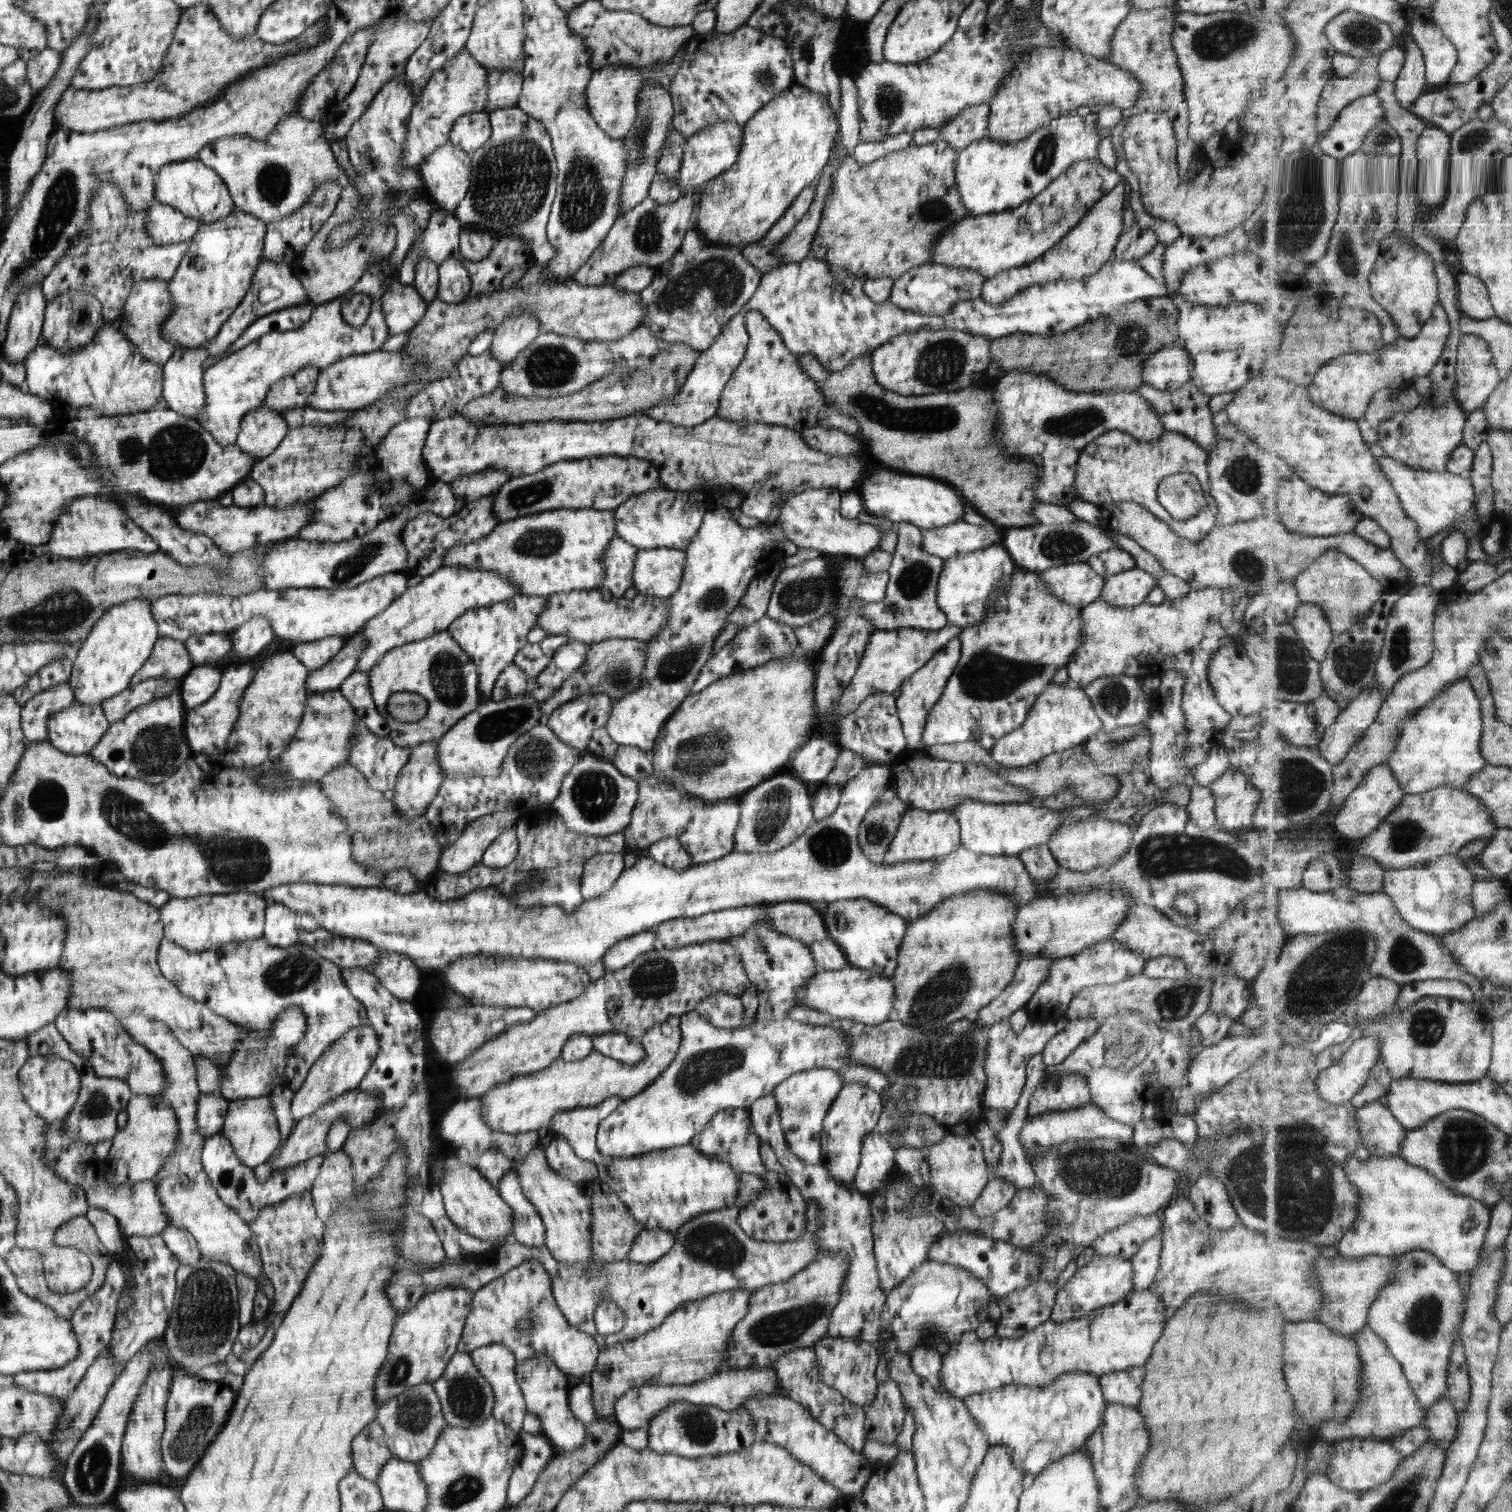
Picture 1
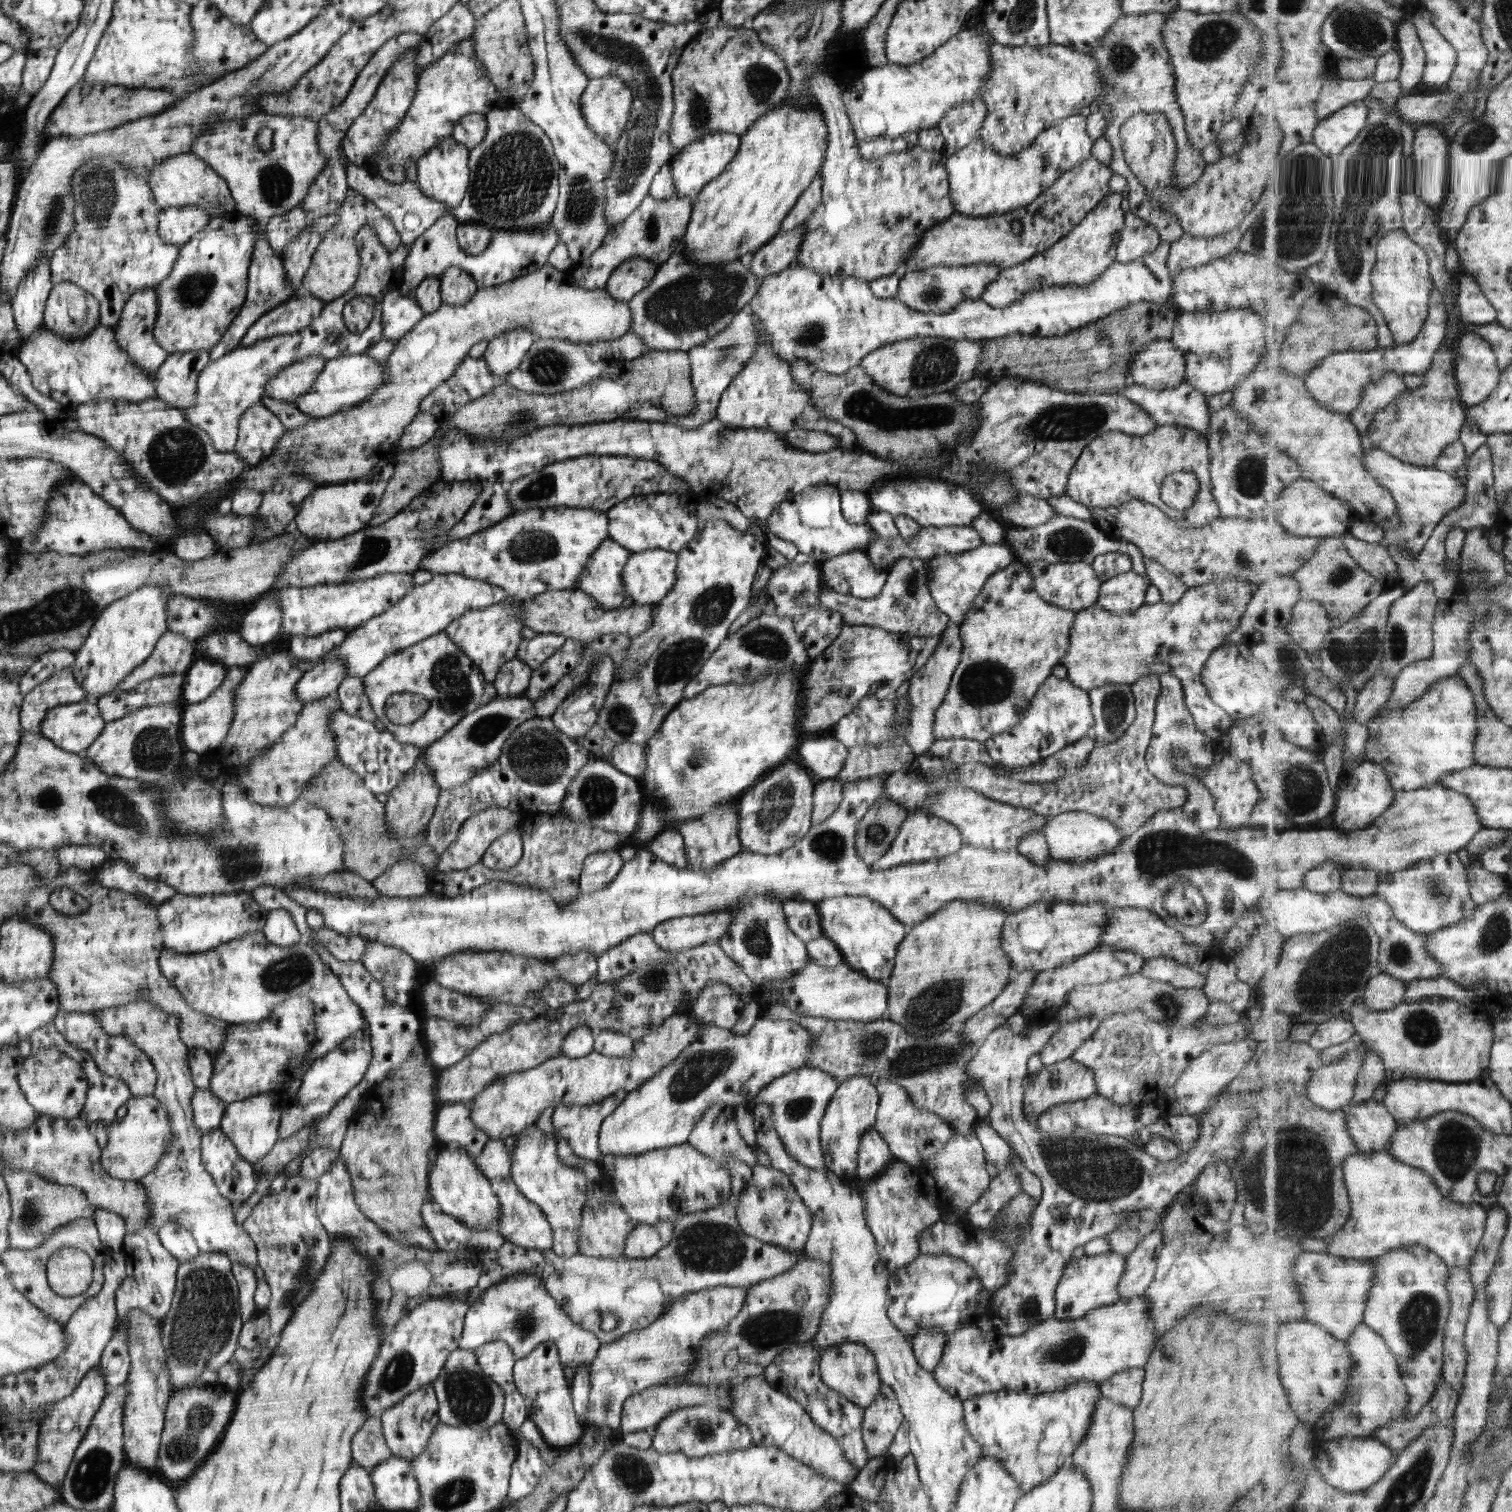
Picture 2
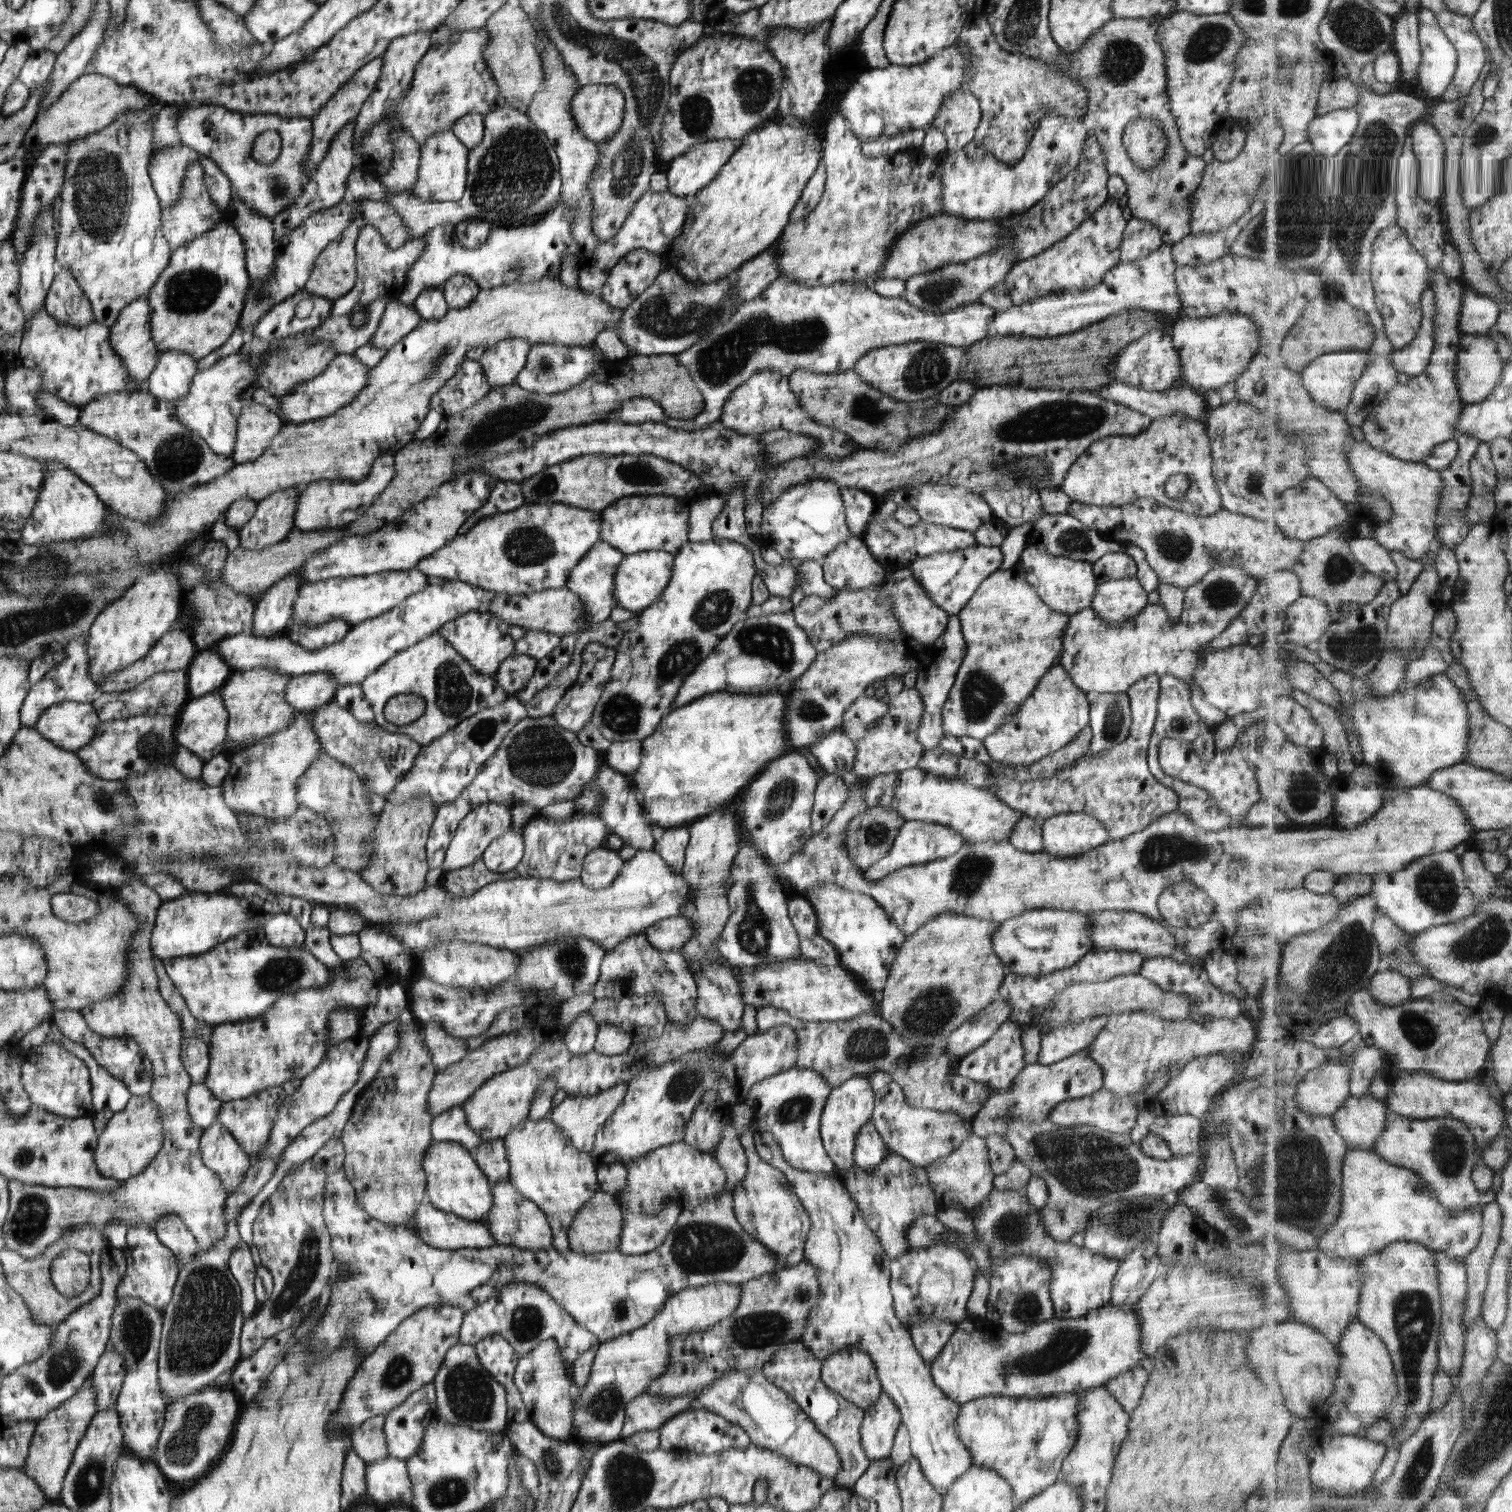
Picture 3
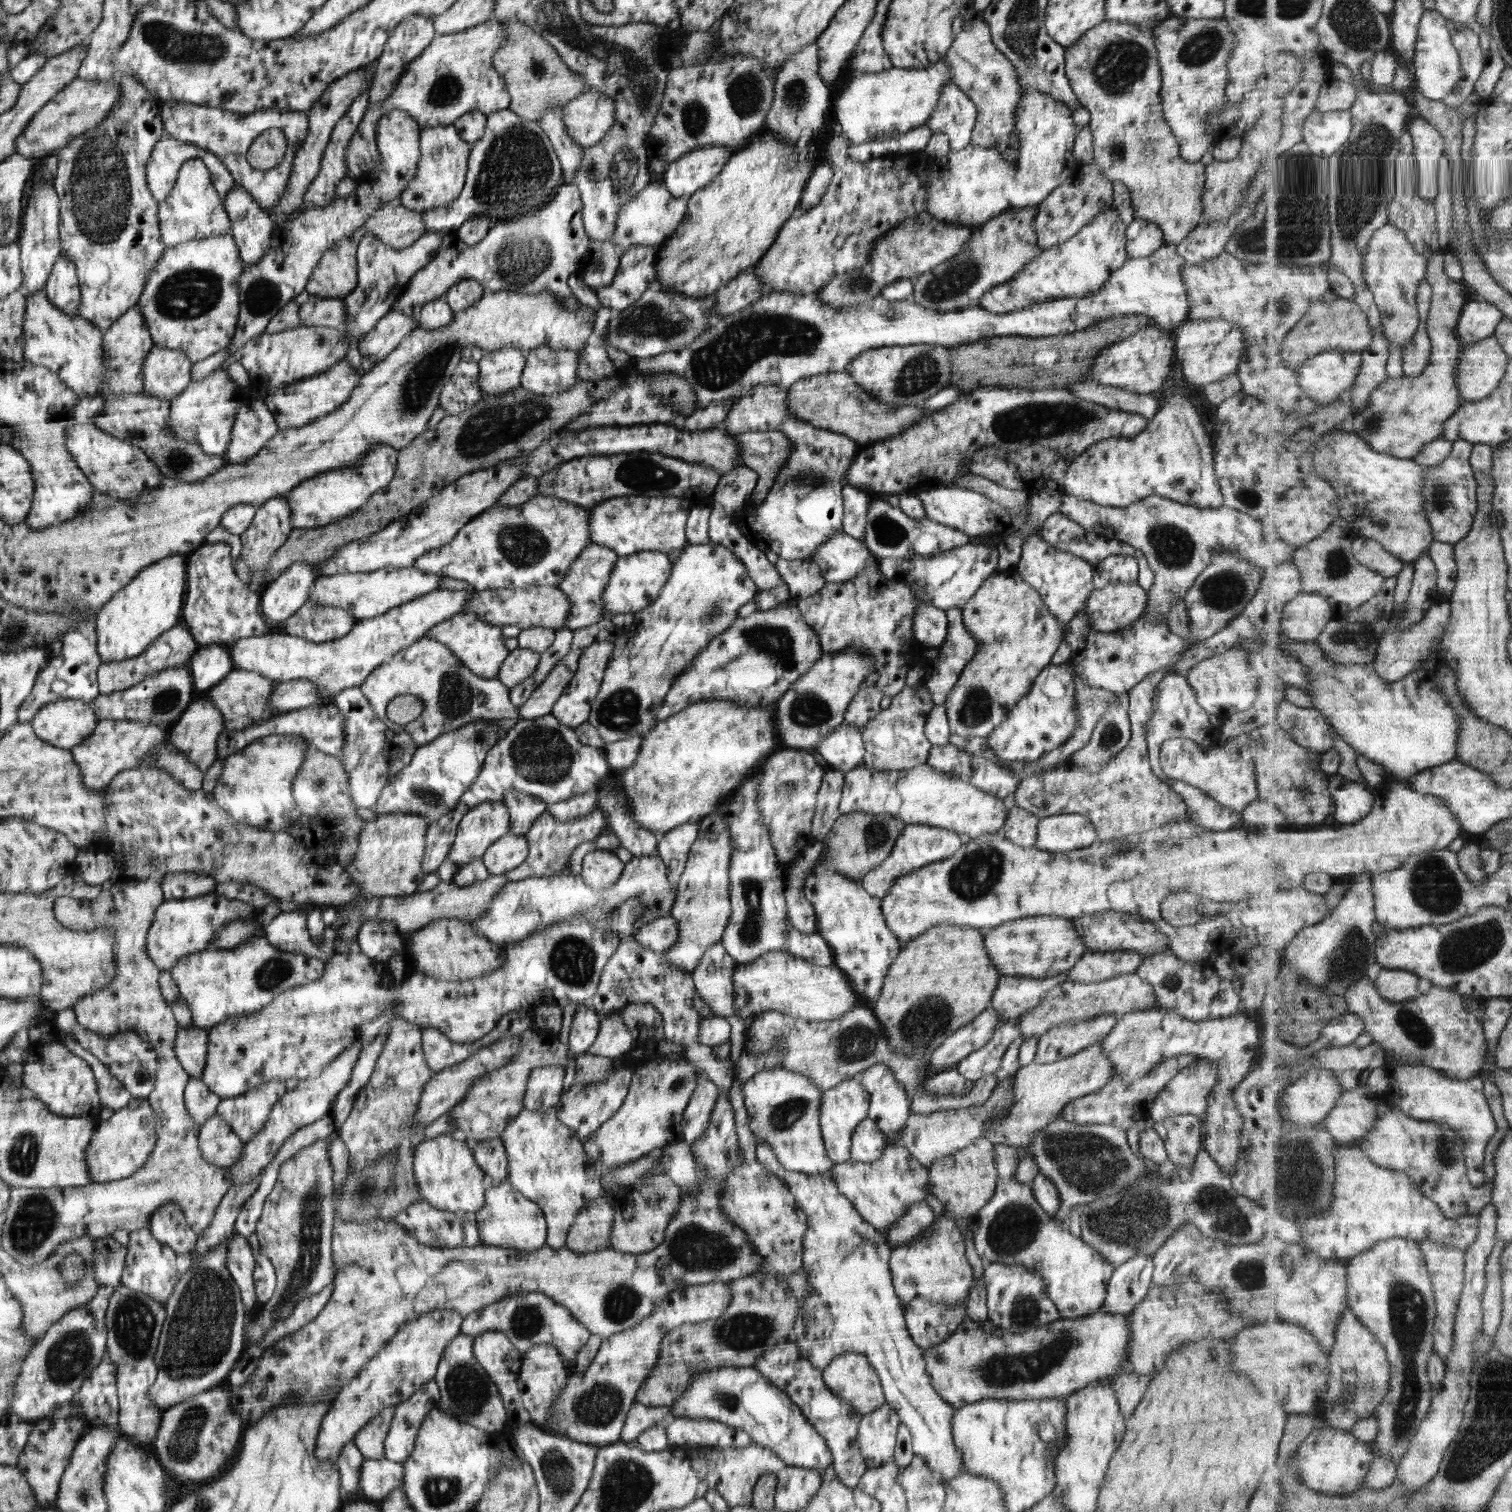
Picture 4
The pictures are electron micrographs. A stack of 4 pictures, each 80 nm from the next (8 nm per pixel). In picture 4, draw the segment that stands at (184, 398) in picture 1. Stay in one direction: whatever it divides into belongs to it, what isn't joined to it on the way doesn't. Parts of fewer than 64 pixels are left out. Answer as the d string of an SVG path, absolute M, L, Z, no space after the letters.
M153 344L142 365L142 392L171 402L190 384L192 367L182 350Z

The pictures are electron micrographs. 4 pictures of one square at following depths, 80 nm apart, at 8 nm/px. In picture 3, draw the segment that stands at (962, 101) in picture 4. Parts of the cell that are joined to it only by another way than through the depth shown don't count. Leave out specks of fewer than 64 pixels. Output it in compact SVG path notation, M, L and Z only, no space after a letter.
M960 88L944 98L931 126L944 134L947 151L954 151L972 141L979 121L979 101Z

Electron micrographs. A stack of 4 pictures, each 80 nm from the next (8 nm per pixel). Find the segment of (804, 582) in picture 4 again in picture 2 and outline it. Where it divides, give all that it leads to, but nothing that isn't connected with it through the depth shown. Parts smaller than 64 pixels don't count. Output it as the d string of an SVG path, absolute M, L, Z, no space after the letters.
M899 557L888 569L879 594L871 599L856 599L839 594L820 584L819 600L831 610L838 610L847 625L877 627L891 633L935 636L949 625L948 618L936 607L928 583L928 562L922 558Z

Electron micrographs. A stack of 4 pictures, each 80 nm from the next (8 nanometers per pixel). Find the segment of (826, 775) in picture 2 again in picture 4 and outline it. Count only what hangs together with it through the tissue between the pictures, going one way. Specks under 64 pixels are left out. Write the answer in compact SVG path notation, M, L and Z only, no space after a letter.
M842 723L814 747L815 752L825 761L826 769L837 769L845 773L862 764L864 751L861 731Z

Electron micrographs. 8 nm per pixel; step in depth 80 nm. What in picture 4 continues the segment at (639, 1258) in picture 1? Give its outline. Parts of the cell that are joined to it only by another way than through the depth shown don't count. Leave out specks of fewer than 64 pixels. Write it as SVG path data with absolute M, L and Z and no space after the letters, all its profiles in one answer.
M658 1165L649 1171L643 1185L639 1182L625 1186L611 1183L609 1187L602 1188L600 1195L613 1208L613 1223L609 1231L610 1248L625 1254L639 1255L659 1246L665 1227L679 1206L678 1187L669 1181Z

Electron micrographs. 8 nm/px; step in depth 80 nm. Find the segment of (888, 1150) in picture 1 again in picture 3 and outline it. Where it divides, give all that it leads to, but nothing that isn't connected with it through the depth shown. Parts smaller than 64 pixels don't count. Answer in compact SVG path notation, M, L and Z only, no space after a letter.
M871 1120L858 1130L854 1140L853 1162L863 1172L871 1172L887 1155L886 1143L881 1140Z

